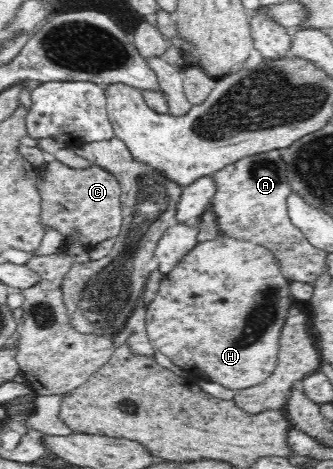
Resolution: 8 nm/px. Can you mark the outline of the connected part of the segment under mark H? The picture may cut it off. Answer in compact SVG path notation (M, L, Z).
M222 233L215 239L202 241L195 244L195 247L186 253L181 261L165 275L165 279L161 280L160 289L157 291L157 297L151 301L146 307L146 333L154 347L154 351L159 351L169 358L171 362L181 370L187 373L197 373L201 380L211 381L211 383L219 383L227 389L235 391L244 390L254 385L262 384L274 371L278 361L279 341L283 327L285 326L289 307L292 306L295 299L292 297L290 291L290 280L288 280L283 273L281 273L281 264L269 249L261 244L253 241L241 240L227 236Z

